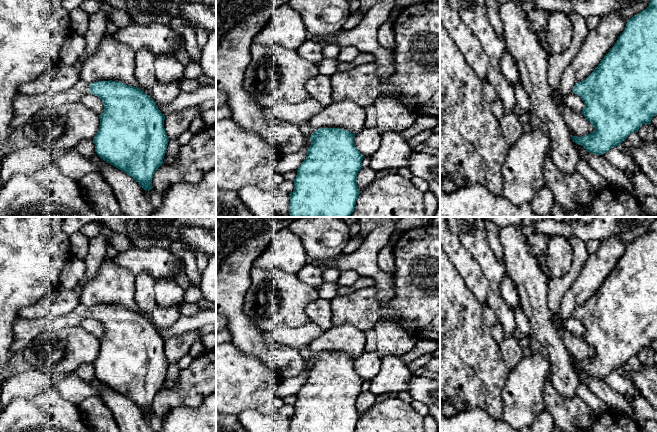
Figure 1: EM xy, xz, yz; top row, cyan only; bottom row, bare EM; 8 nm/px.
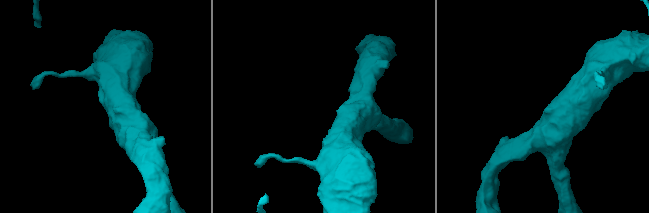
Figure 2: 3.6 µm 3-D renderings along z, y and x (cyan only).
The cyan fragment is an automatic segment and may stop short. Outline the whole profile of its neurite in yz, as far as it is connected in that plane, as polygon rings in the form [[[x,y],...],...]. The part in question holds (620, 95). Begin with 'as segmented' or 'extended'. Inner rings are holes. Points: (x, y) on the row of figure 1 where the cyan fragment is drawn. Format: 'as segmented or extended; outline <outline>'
as segmented; outline [[[651,0],[644,11],[627,21],[614,46],[584,81],[574,85],[572,92],[582,98],[585,107],[581,113],[595,128],[594,132],[585,136],[572,136],[572,140],[592,154],[603,155],[612,147],[619,147],[643,124],[651,123],[657,115],[657,0]]]

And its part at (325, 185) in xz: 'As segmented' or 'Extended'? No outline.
Extended

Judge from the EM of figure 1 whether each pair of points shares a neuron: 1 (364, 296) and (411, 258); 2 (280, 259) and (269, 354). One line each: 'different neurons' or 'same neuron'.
1: same neuron
2: different neurons

